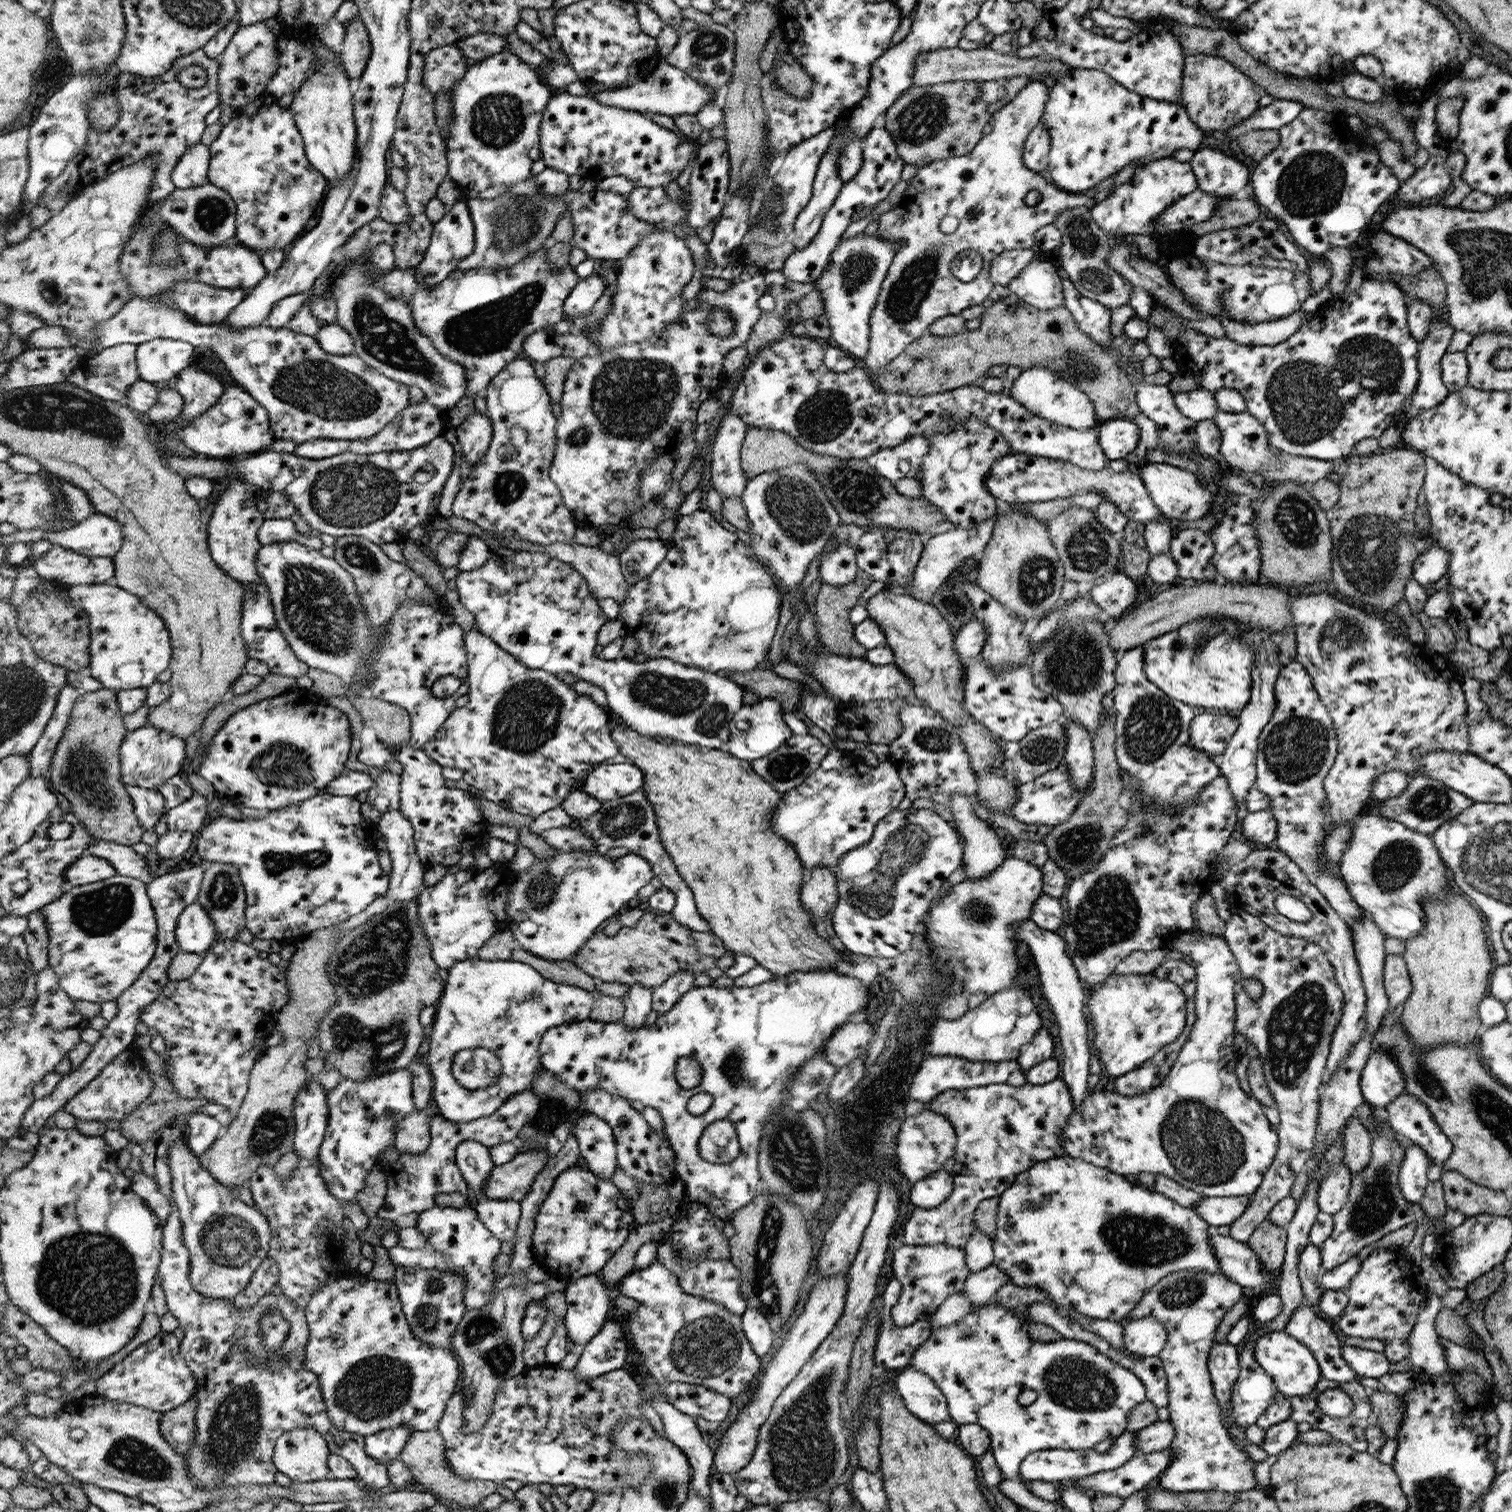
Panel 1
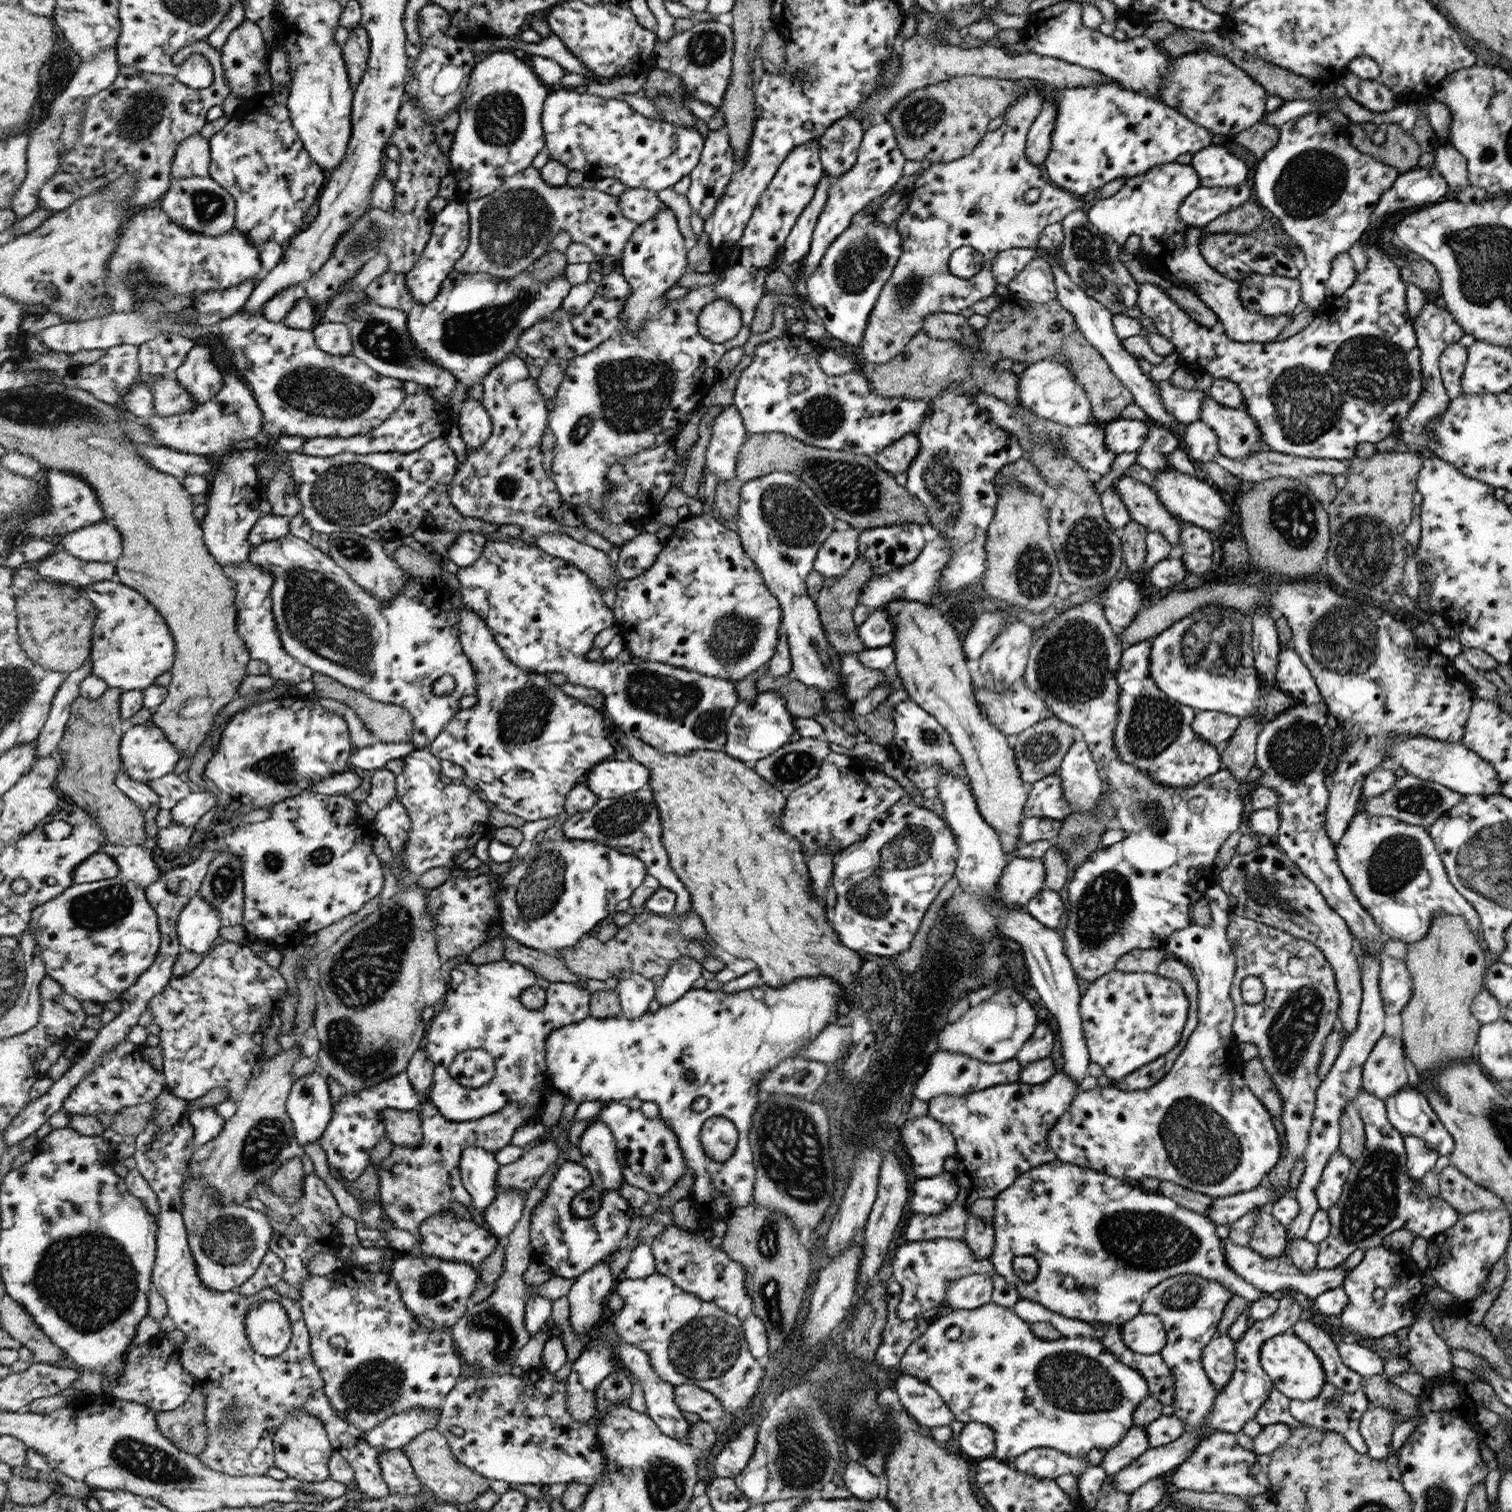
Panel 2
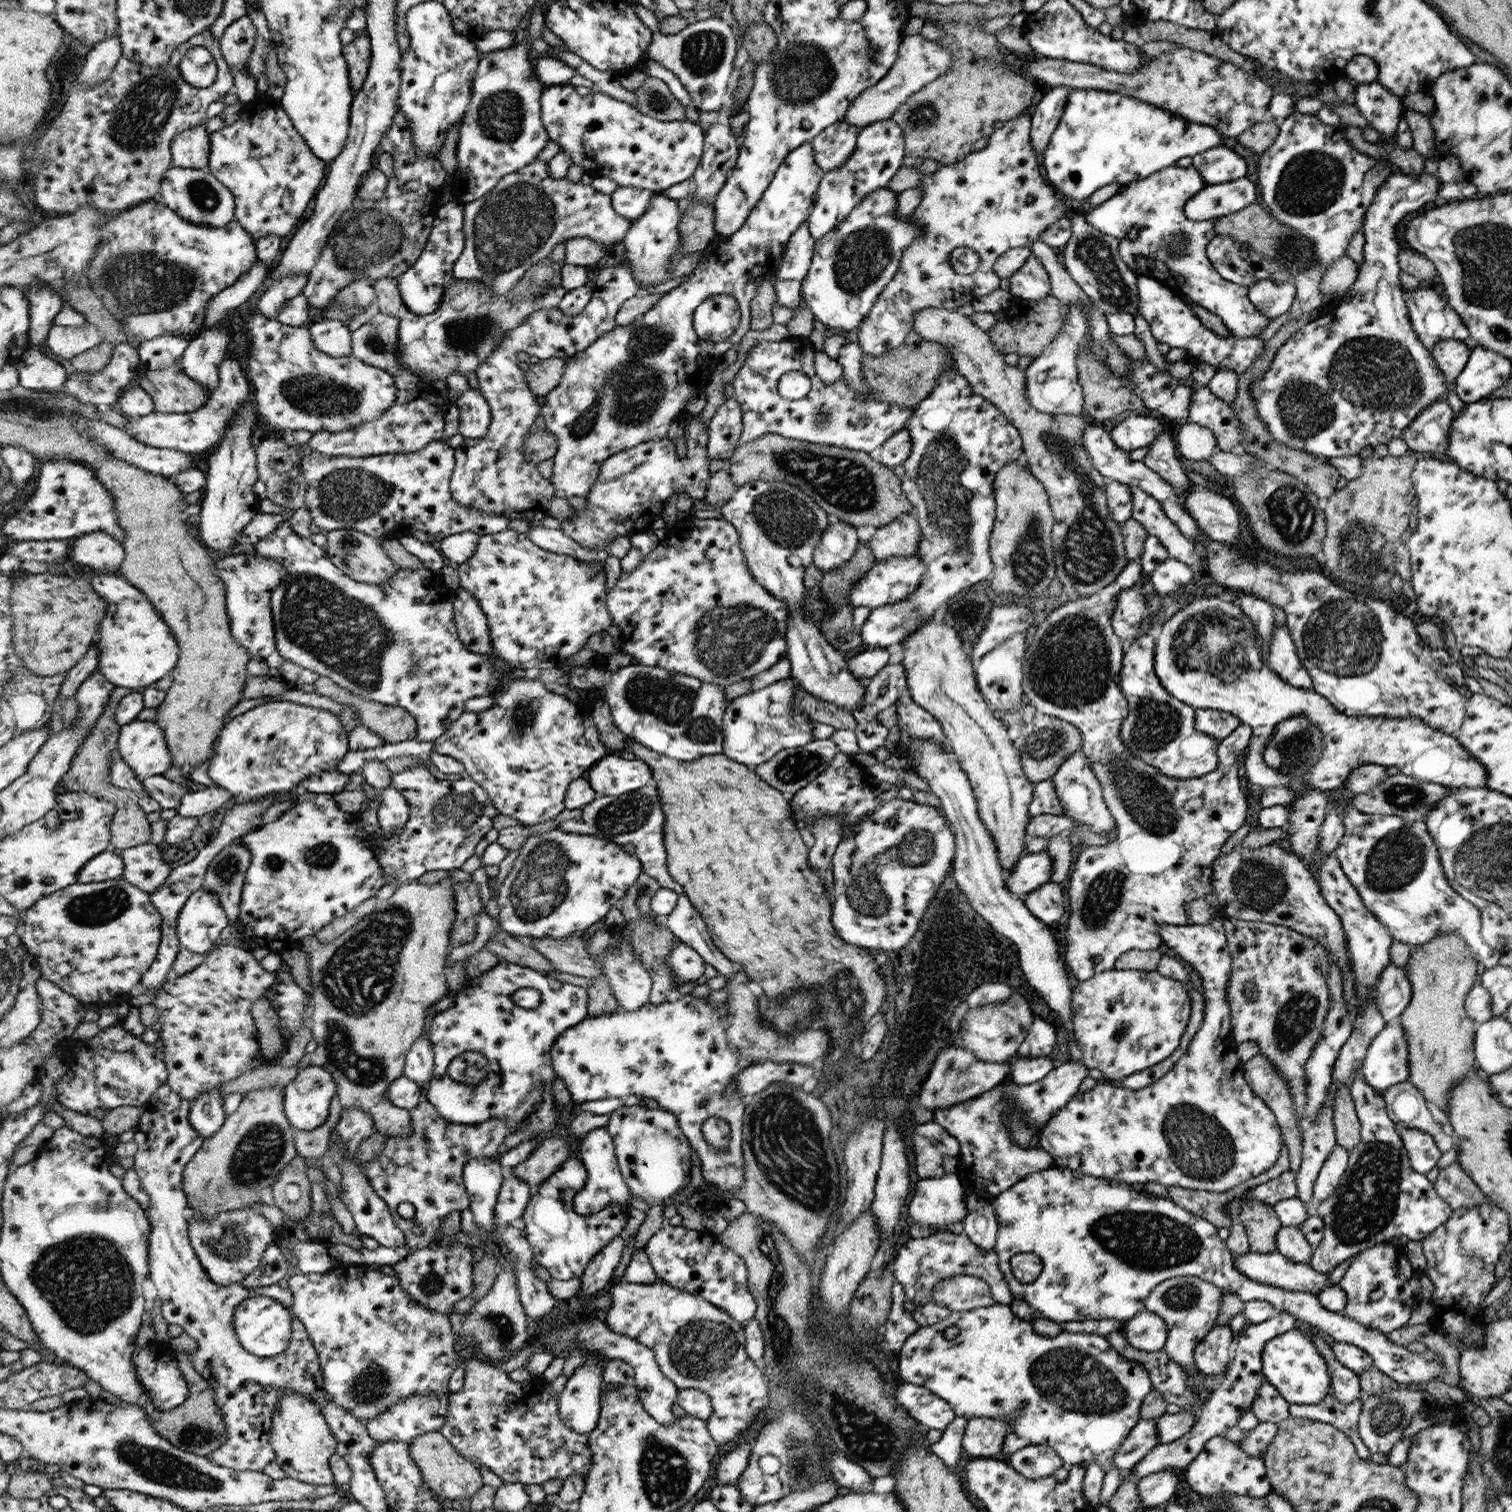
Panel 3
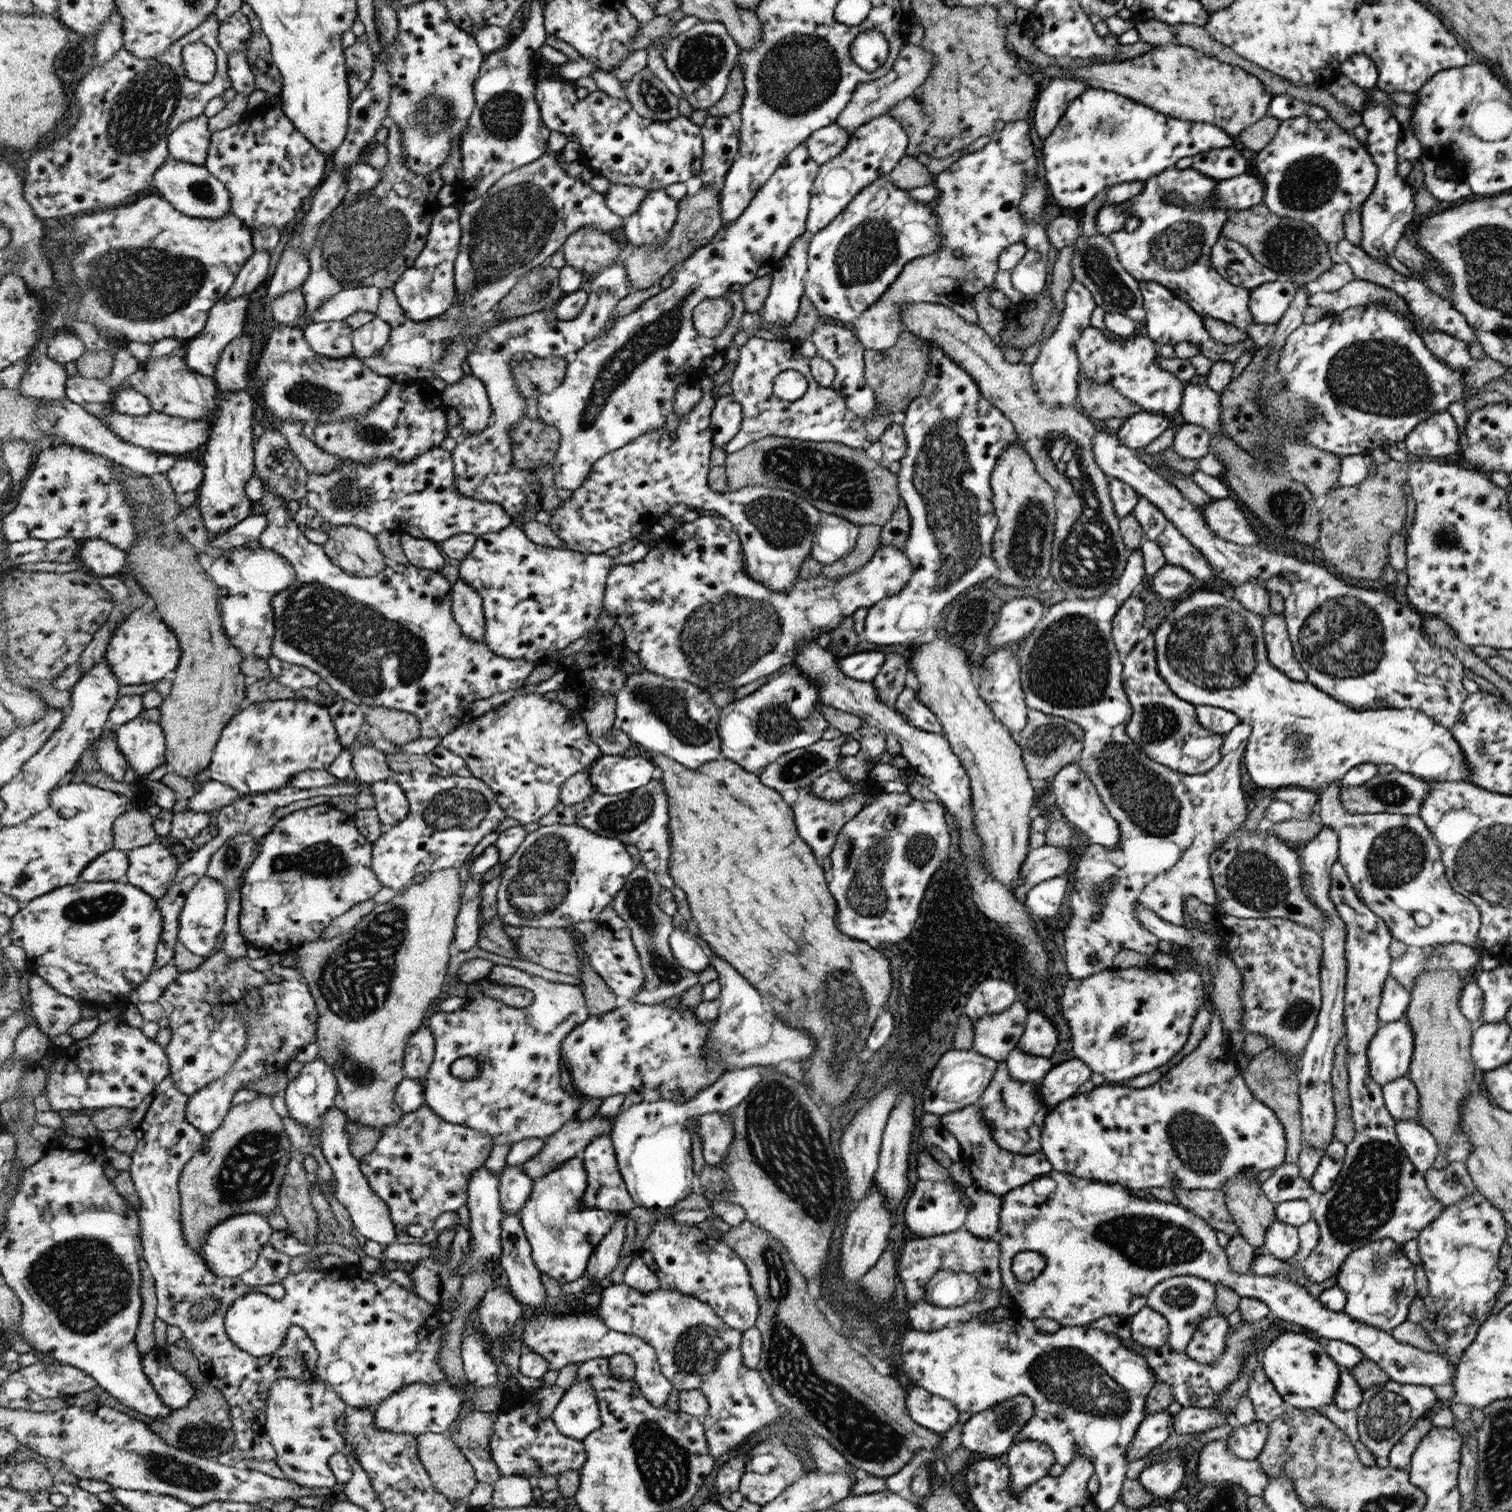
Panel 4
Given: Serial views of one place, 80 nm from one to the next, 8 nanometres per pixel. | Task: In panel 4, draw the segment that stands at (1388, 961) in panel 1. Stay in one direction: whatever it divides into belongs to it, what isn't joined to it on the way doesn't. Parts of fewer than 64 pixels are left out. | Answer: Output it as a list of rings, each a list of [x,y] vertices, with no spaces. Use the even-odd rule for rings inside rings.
[[[1388,977],[1382,987],[1377,1015],[1383,1023],[1404,1020],[1411,999],[1411,991],[1405,989],[1398,979]]]

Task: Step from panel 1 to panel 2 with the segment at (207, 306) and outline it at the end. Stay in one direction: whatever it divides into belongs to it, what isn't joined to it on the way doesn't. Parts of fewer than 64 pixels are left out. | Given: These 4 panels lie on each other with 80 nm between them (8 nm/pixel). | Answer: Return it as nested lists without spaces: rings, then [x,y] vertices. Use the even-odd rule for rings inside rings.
[[[260,277],[241,282],[229,289],[200,293],[195,298],[197,322],[204,326],[210,326],[224,321],[225,318],[236,316],[248,302],[258,280]]]

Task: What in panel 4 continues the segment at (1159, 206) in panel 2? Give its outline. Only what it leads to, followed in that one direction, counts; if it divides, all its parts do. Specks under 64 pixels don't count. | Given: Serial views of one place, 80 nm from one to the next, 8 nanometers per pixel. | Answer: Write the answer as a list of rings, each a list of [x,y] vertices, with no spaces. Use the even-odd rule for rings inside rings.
[[[1191,167],[1185,170],[1171,168],[1157,176],[1146,179],[1142,194],[1138,194],[1136,198],[1122,202],[1122,204],[1100,208],[1095,216],[1096,230],[1100,234],[1110,237],[1115,246],[1118,260],[1124,264],[1126,272],[1136,282],[1158,282],[1158,285],[1164,286],[1178,295],[1181,301],[1184,301],[1201,317],[1212,317],[1246,331],[1250,324],[1255,323],[1253,314],[1249,309],[1249,290],[1244,287],[1233,286],[1227,282],[1214,270],[1211,263],[1211,248],[1221,235],[1222,225],[1234,213],[1232,209],[1222,209],[1222,207],[1212,205],[1217,182],[1218,180],[1208,178]],[[1170,192],[1182,195],[1182,200],[1186,203],[1185,208],[1164,202],[1164,197]],[[1130,215],[1139,218],[1140,225],[1136,230],[1128,233],[1124,230],[1124,223],[1127,216]]]

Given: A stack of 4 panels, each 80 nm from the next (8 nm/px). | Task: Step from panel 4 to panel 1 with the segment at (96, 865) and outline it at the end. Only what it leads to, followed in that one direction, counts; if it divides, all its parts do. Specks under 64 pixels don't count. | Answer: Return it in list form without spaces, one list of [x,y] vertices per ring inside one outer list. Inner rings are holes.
[[[86,854],[74,863],[65,875],[68,883],[80,887],[113,878],[118,874],[118,869],[113,862]]]

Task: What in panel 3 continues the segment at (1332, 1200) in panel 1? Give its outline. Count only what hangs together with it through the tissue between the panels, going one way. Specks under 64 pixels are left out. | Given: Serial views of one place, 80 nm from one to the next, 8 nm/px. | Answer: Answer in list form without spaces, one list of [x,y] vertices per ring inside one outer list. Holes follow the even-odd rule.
[[[1338,1144],[1332,1149],[1330,1157],[1324,1162],[1315,1180],[1313,1186],[1314,1198],[1322,1202],[1334,1194],[1334,1191],[1339,1186],[1342,1175],[1348,1168],[1348,1154],[1349,1153]]]

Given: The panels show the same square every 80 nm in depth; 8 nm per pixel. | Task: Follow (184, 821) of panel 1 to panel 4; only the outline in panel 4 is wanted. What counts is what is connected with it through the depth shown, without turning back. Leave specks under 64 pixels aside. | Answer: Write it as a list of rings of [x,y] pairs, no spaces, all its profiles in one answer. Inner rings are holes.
[[[208,779],[201,791],[192,797],[189,808],[194,812],[210,812],[228,806],[240,798],[241,795],[227,784]]]

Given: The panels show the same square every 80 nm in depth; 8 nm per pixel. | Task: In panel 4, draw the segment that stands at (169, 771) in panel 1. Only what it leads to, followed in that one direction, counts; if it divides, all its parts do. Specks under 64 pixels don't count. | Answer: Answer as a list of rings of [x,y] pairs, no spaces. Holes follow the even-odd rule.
[[[143,716],[119,726],[119,746],[137,774],[147,776],[167,763],[165,727]]]

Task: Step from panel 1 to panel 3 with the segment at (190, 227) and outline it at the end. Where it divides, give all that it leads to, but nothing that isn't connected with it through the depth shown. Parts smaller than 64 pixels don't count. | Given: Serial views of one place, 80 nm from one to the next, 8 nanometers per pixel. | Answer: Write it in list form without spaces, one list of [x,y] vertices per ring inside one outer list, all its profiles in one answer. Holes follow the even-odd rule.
[[[173,166],[162,179],[160,199],[188,222],[222,228],[236,219],[236,200],[232,192],[208,170]]]

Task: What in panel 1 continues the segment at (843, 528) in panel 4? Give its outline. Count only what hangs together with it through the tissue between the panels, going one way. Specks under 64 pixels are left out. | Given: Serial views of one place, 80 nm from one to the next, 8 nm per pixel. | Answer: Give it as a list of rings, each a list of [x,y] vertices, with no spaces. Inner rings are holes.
[[[839,544],[834,552],[825,552],[821,560],[819,579],[830,586],[846,586],[857,578],[856,546]]]

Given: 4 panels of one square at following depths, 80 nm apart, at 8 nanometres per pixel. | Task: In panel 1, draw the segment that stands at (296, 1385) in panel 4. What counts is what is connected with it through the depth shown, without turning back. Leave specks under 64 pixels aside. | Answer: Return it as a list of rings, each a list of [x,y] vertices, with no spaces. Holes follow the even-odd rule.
[[[297,1426],[276,1442],[273,1462],[277,1471],[296,1482],[316,1482],[331,1477],[328,1442],[317,1431]]]

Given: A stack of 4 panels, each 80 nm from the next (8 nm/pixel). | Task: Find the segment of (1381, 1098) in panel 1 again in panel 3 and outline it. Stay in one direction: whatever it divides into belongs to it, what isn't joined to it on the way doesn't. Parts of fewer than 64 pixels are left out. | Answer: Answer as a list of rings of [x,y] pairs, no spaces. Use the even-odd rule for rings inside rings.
[[[1385,1025],[1370,1043],[1361,1071],[1366,1084],[1380,1093],[1409,1080],[1409,1052],[1402,1026]]]

